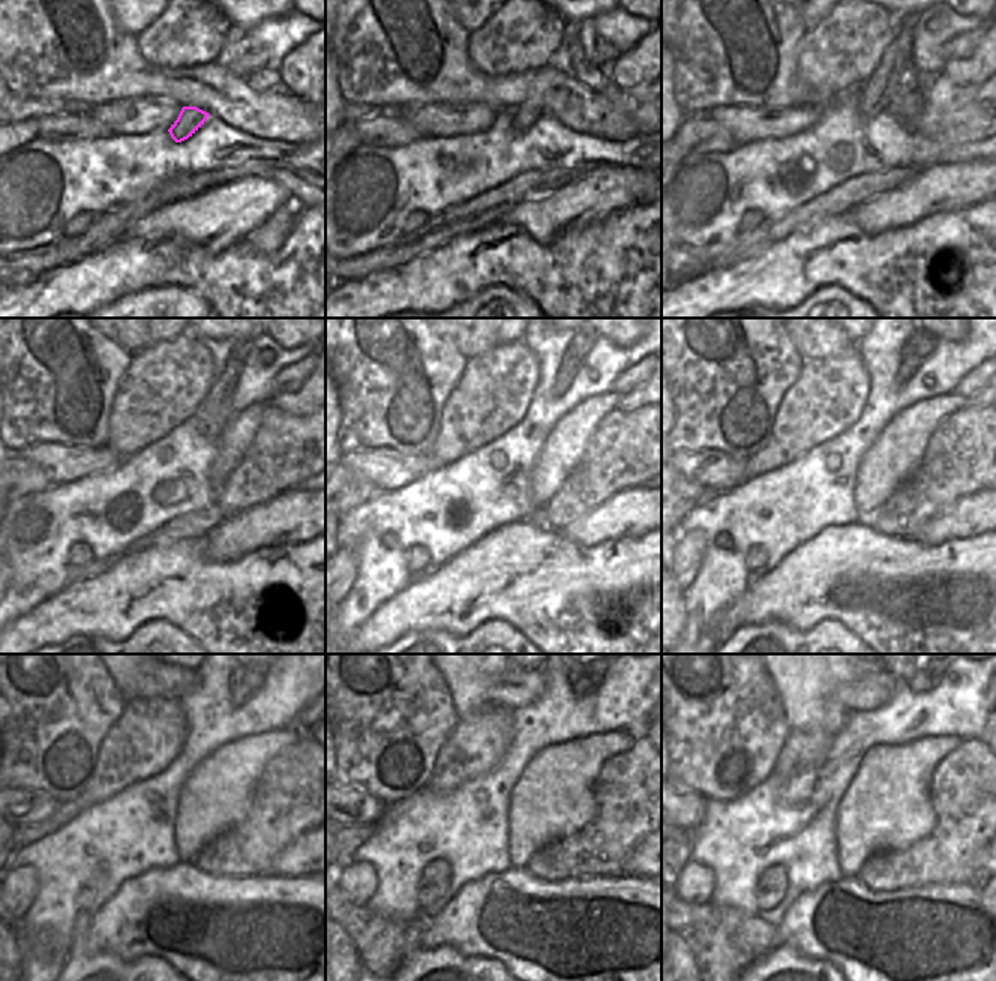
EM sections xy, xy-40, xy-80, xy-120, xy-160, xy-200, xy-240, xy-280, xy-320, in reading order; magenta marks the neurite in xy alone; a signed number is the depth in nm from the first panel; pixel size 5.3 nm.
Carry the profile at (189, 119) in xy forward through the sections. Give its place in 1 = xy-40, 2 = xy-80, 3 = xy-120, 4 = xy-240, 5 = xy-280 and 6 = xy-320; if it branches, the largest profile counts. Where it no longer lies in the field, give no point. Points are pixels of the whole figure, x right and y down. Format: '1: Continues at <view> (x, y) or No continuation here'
1: Continues at xy-40 (525, 114)
2: Continues at xy-80 (893, 69)
3: Continues at xy-120 (215, 411)
4: Continues at xy-240 (240, 692)
5: Continues at xy-280 (581, 687)
6: Continues at xy-320 (920, 684)

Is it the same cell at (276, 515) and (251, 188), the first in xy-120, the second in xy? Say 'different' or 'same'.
same

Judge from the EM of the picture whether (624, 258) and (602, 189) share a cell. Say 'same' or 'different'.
different

